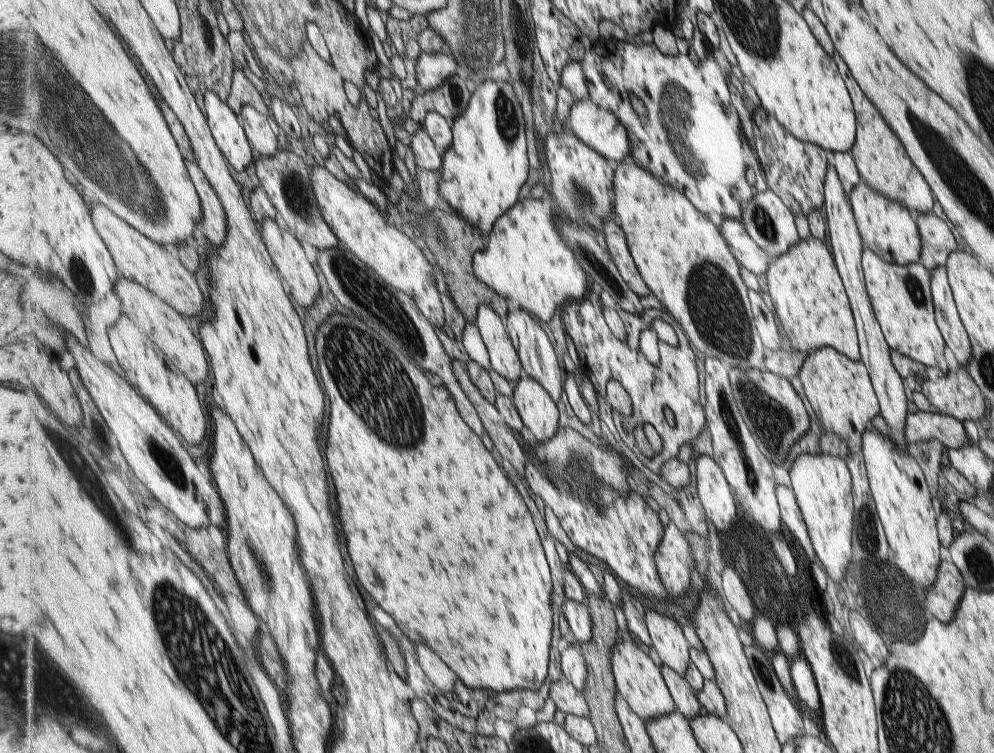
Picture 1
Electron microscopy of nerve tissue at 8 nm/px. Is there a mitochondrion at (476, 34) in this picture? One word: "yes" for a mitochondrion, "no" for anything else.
yes

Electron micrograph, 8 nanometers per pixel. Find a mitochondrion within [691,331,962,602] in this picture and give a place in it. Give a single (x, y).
(773, 421)

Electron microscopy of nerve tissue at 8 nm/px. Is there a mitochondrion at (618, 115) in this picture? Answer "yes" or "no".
no

